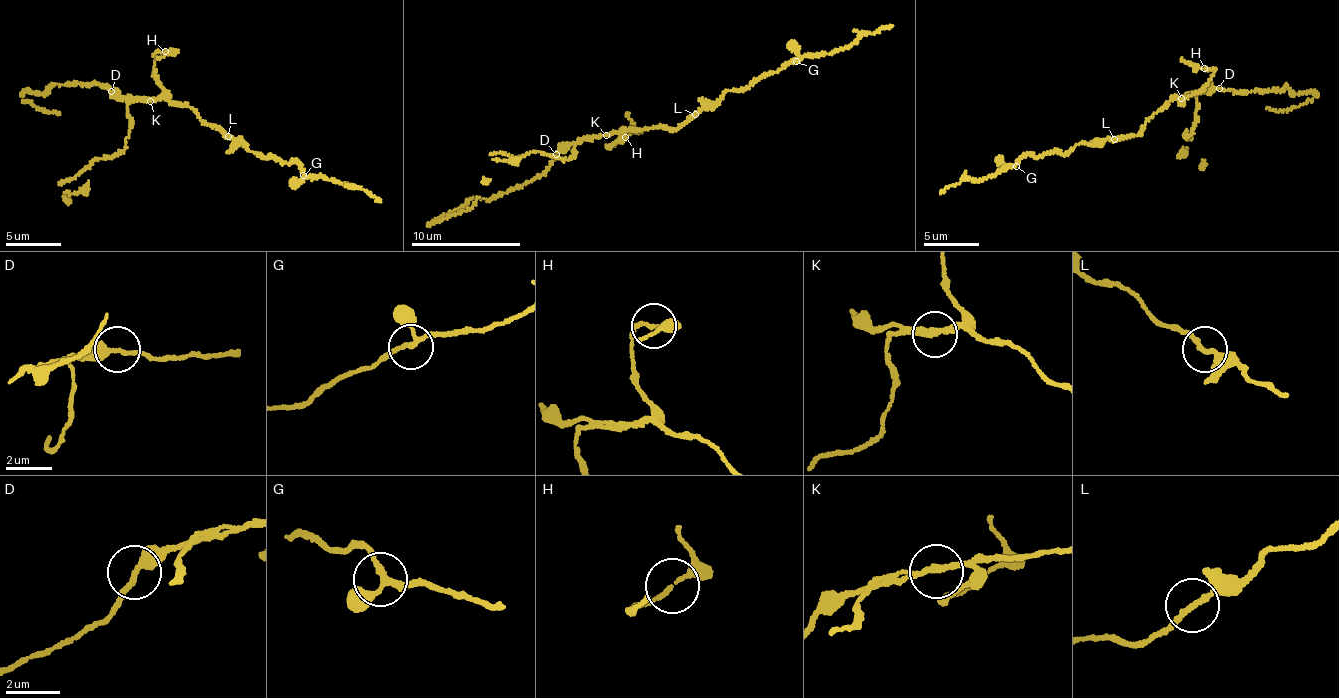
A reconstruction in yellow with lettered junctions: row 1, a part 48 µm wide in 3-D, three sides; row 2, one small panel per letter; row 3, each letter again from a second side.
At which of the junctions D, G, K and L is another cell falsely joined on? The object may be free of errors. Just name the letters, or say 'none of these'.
K

